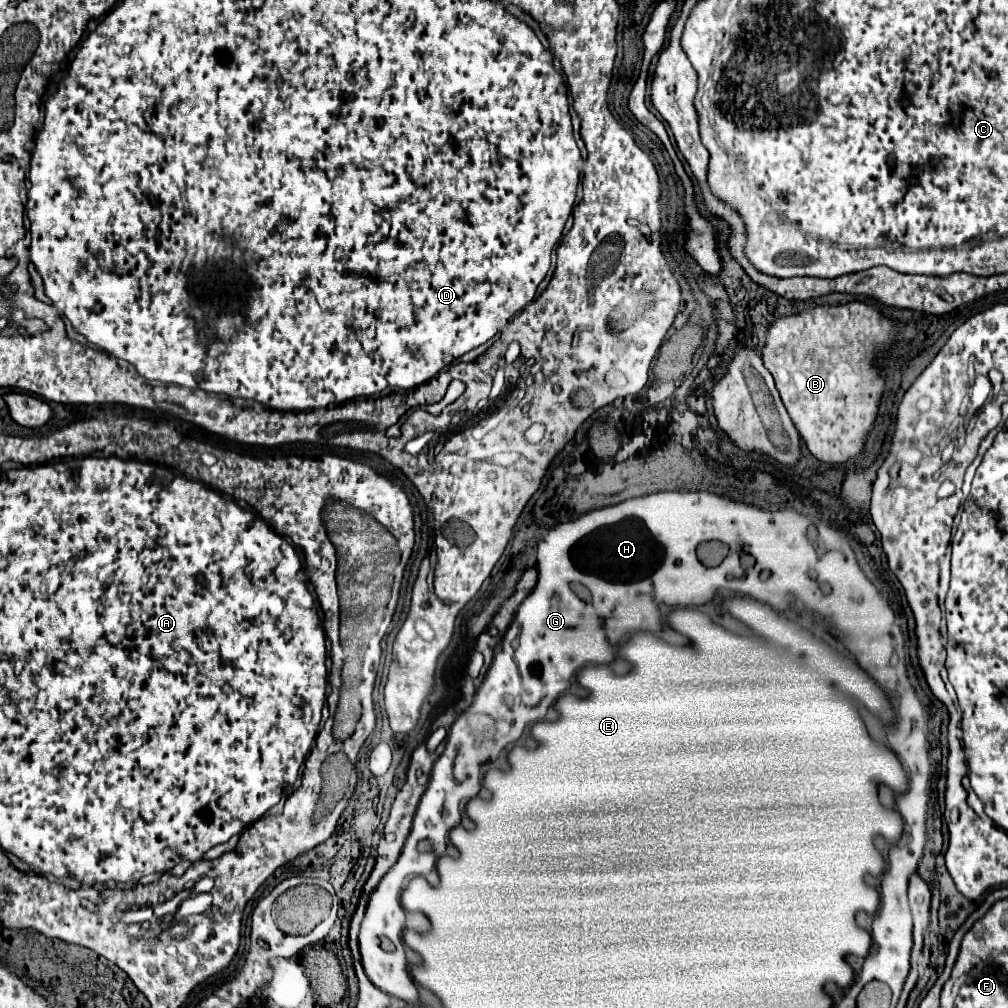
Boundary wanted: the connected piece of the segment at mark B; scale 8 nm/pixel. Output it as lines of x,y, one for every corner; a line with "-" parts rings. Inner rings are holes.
852,301
846,305
826,309
816,307
798,315
780,317
768,327
766,341
762,345
764,367
772,373
776,389
780,391
794,427
802,435
808,451
818,461
846,463
864,451
868,431
878,417
879,402
886,383
886,372
878,369
875,363
877,349
883,349
884,343
894,339
898,339
901,345
911,341
918,333
915,323
906,324
902,333
894,333
894,324
892,319
883,315
878,306

